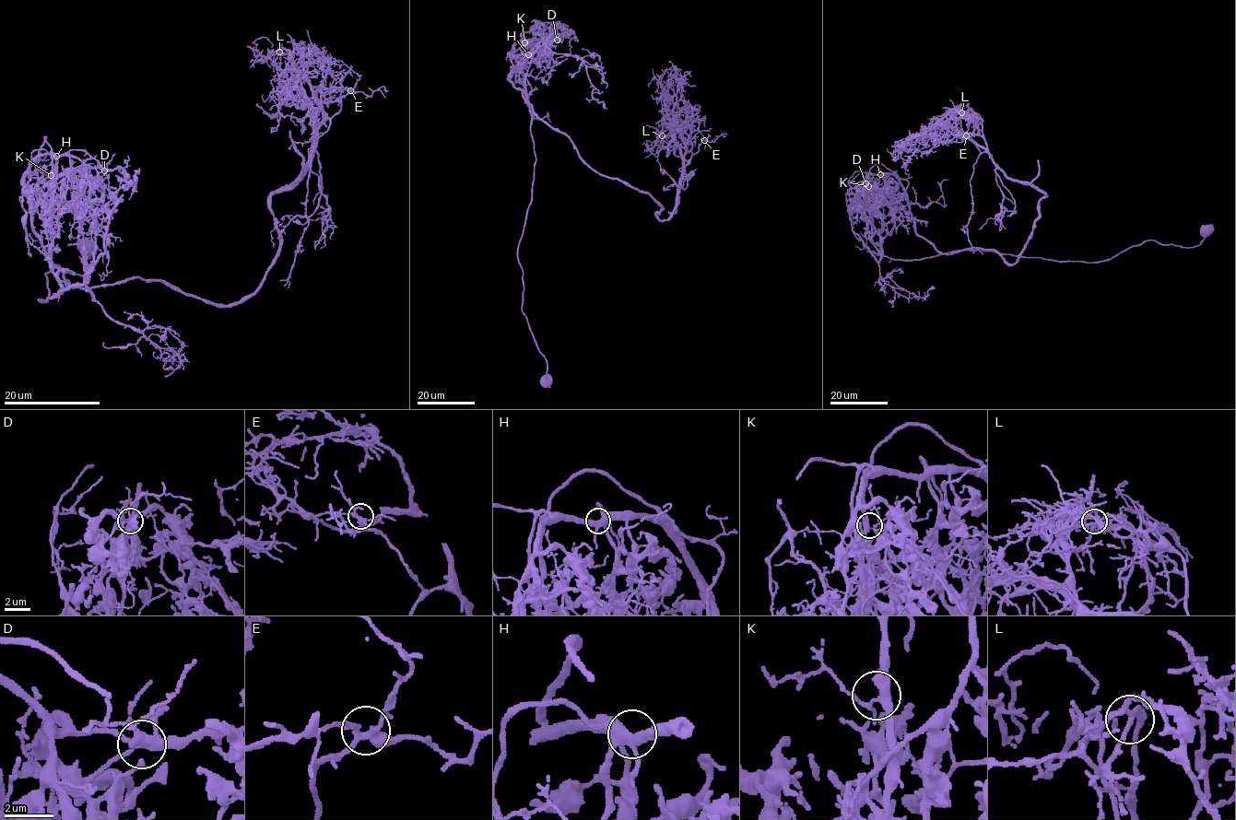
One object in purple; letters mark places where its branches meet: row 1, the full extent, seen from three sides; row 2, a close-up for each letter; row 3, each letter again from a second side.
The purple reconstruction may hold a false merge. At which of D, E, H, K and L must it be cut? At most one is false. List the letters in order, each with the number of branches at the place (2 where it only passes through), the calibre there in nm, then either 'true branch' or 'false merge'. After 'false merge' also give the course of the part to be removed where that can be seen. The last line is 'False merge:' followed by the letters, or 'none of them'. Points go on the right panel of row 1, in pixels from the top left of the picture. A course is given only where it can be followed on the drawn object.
D: 6 branches meet; 280 nm thick; false merge; foreign part runs (865, 183), (878, 261), (871, 252), (902, 260), (985, 250), (1097, 262), (1147, 240), (1194, 247), (1210, 224)
E: 6 branches meet; 320 nm thick; true branch
H: 4 branches meet; 360 nm thick; true branch
K: 4 branches meet; 320 nm thick; true branch
L: 4 branches meet; 200 nm thick; true branch
False merge: D

